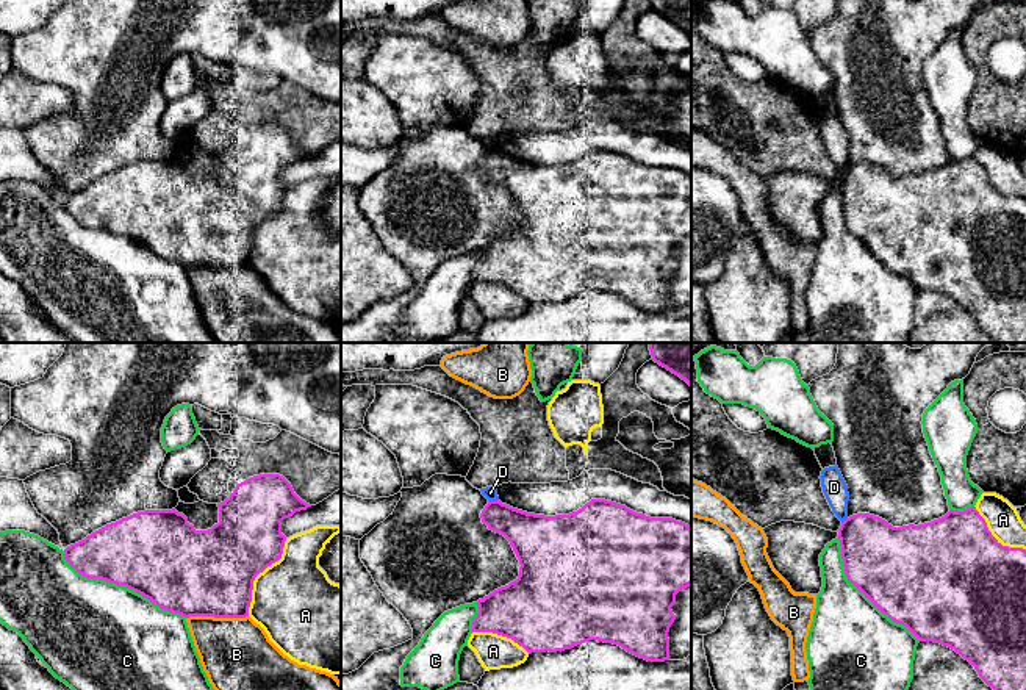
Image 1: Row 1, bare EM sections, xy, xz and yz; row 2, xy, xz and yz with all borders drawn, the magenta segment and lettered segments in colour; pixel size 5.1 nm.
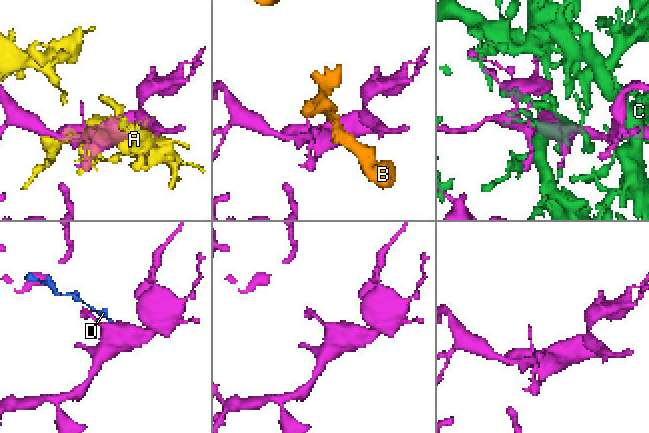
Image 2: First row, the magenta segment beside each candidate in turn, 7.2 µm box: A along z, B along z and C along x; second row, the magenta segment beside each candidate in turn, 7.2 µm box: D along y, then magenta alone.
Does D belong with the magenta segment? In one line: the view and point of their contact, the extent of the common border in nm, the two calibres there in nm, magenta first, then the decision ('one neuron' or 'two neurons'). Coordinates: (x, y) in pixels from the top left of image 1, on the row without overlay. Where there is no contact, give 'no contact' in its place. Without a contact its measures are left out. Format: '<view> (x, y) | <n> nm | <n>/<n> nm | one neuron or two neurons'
xz (493, 150) | 60 nm | 220/70 nm | two neurons

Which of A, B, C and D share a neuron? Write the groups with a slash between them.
A / B / C / D

